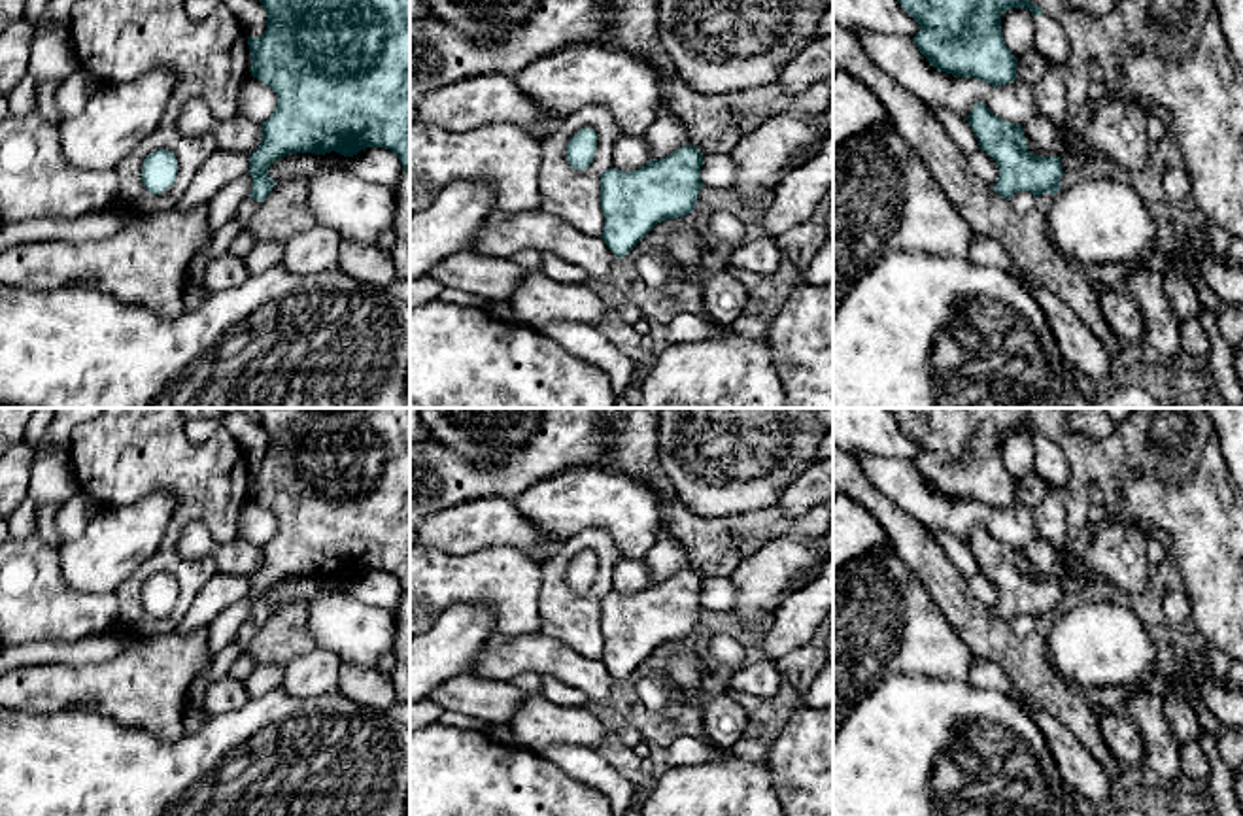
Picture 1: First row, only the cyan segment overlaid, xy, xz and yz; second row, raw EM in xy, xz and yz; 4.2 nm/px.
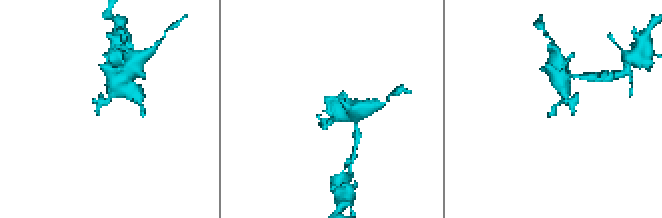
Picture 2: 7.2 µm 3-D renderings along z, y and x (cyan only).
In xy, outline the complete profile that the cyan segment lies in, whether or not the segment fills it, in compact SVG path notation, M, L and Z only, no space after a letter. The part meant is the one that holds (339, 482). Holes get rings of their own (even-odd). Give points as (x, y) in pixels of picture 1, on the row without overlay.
M257 408L259 425L266 433L266 453L247 459L253 501L266 506L278 519L274 536L261 546L263 563L249 576L253 601L251 616L242 625L236 642L244 650L255 633L266 623L276 604L268 601L274 584L291 576L325 578L336 574L353 580L365 570L391 572L410 593L410 408Z

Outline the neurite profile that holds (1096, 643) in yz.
M1084 601L1054 618L1047 657L1069 686L1133 686L1156 672L1160 644L1141 620L1115 603Z

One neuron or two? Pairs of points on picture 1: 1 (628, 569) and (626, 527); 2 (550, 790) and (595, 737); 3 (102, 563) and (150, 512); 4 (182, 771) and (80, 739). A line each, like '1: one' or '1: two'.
1: two
2: two
3: one
4: one

